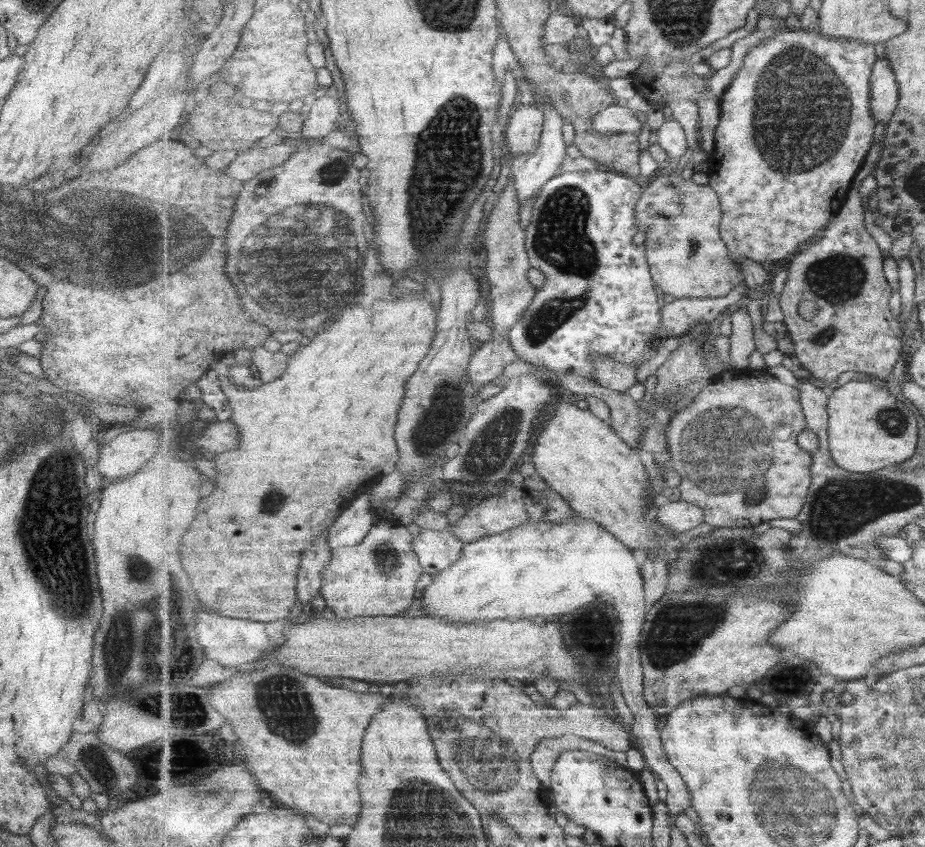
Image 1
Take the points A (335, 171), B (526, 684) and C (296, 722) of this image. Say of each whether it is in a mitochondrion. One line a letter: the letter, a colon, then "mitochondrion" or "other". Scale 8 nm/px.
A: mitochondrion
B: other
C: mitochondrion

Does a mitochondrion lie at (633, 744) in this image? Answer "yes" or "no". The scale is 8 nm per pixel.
no

